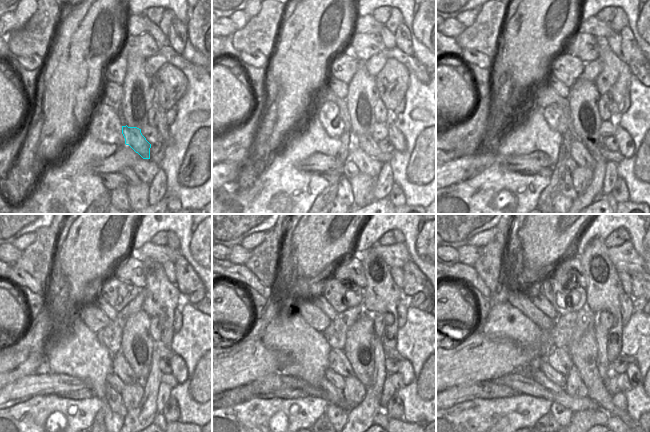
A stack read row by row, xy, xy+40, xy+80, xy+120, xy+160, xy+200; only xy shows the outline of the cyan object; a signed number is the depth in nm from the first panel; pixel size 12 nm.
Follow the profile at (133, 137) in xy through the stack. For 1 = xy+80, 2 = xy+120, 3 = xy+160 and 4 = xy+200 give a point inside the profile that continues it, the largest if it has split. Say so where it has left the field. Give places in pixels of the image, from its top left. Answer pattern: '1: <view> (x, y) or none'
1: xy+80 (601, 151)
2: xy+120 (166, 378)
3: xy+160 (396, 379)
4: xy+200 (623, 382)

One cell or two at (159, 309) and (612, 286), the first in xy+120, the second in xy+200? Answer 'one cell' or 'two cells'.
one cell

